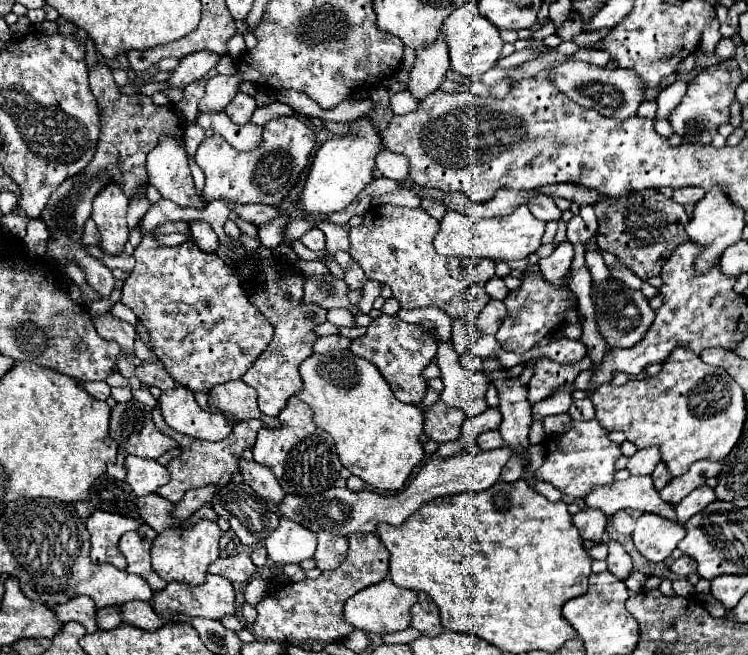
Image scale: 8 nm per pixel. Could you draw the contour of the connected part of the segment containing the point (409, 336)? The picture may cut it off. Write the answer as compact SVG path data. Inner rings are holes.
M381 315L379 319L373 319L373 323L367 327L367 333L363 337L357 337L351 341L351 351L359 357L365 357L375 367L379 367L381 375L393 389L395 397L401 403L415 403L419 405L427 393L427 379L423 377L423 369L433 361L437 353L437 339L421 325L405 323L397 315Z

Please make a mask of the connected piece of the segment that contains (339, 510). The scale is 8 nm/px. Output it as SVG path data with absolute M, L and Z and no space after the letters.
M493 449L493 451L481 451L477 455L453 455L449 459L433 457L427 461L417 477L409 483L407 489L391 493L391 495L381 495L375 491L349 491L333 487L327 489L315 497L299 497L299 495L287 495L283 499L283 505L279 511L285 517L291 517L295 523L301 523L303 527L311 531L329 531L329 533L339 533L339 535L351 535L351 533L371 533L377 523L385 521L389 525L401 525L405 523L413 513L419 511L425 503L431 499L443 497L443 495L457 495L457 493L475 493L475 491L485 491L491 487L499 475L503 465L507 463L511 451L509 449Z

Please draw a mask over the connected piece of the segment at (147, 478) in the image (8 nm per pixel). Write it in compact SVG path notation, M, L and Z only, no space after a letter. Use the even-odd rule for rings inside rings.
M129 455L125 459L127 467L127 483L131 485L135 495L147 495L151 491L157 491L161 485L169 481L167 467L159 465L153 459L139 459L135 455Z

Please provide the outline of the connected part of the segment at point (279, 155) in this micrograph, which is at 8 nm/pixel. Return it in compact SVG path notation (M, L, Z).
M275 117L263 125L263 141L253 151L233 149L221 135L205 137L195 153L195 163L205 173L203 197L207 201L227 199L233 203L281 203L295 187L299 175L315 149L315 133L295 117Z

